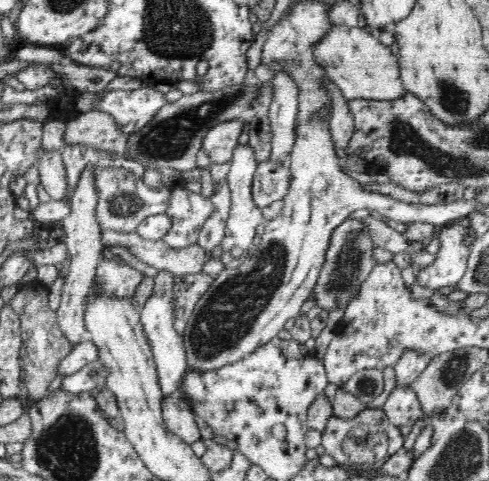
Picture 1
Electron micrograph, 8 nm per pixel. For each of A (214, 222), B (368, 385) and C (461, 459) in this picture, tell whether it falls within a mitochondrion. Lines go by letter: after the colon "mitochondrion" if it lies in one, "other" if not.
A: other
B: mitochondrion
C: mitochondrion

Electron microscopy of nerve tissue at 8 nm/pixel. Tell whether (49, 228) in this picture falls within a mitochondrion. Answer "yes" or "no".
no

